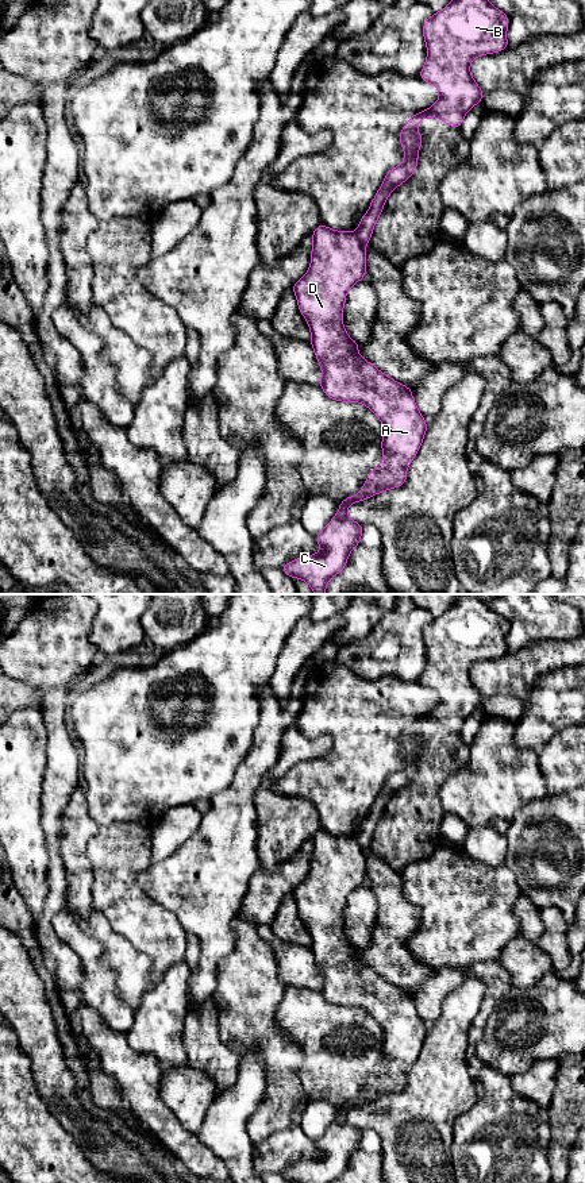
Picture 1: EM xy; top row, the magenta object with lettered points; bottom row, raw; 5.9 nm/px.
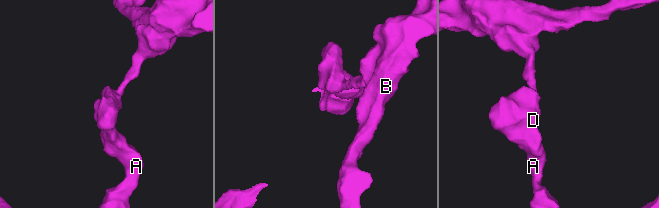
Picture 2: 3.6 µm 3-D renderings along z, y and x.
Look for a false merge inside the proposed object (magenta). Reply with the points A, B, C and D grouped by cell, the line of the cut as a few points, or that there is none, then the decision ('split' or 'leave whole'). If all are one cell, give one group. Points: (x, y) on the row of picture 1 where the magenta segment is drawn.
groups A C D / B; cut xy (354, 232), (364, 245); split

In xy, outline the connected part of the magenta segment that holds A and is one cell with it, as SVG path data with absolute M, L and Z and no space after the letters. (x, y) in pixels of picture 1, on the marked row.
M322 223L311 236L313 239L311 266L292 289L299 309L311 330L311 346L322 367L319 384L330 398L361 402L384 424L381 440L384 459L369 473L361 492L340 501L338 513L315 536L320 551L297 558L281 567L292 579L297 577L307 582L315 594L324 594L328 581L345 569L351 550L361 543L362 524L347 516L349 506L389 489L400 488L407 481L407 469L423 443L428 424L419 412L411 388L396 382L365 361L358 352L359 343L354 342L343 327L346 294L366 274L365 244L355 232L331 230Z

